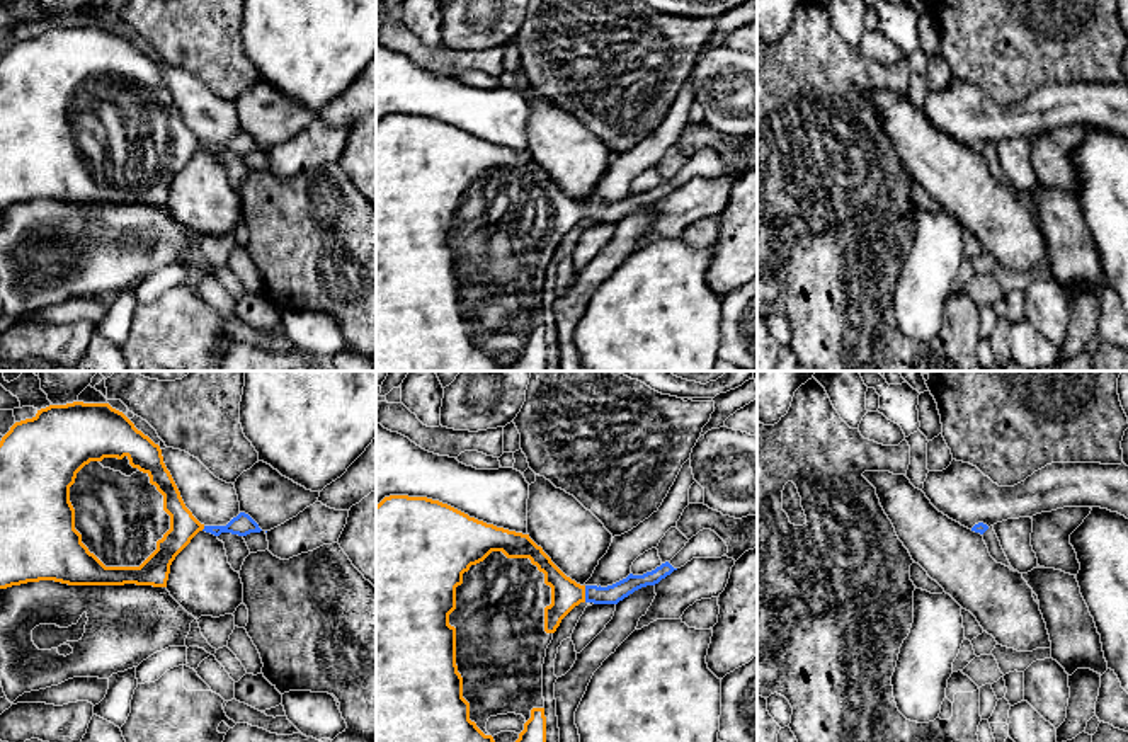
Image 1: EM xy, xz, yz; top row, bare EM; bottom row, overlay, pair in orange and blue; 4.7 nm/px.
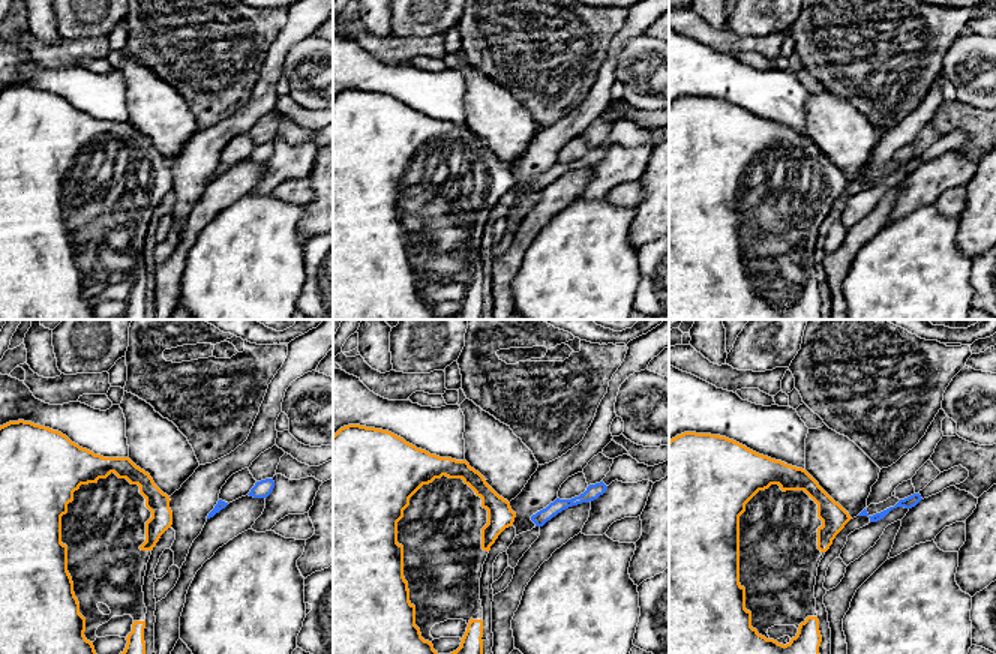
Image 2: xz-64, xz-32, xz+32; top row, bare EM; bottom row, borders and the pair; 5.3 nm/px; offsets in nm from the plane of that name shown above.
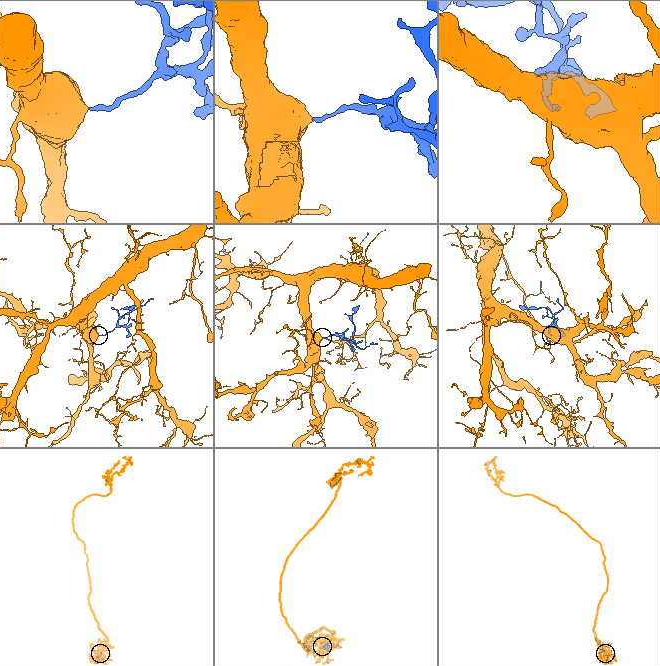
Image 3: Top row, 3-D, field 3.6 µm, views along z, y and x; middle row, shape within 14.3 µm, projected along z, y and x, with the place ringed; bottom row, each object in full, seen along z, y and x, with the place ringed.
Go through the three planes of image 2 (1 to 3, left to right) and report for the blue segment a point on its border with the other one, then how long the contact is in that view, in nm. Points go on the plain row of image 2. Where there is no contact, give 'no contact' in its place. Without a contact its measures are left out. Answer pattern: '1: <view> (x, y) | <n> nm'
1: no contact
2: no contact
3: no contact

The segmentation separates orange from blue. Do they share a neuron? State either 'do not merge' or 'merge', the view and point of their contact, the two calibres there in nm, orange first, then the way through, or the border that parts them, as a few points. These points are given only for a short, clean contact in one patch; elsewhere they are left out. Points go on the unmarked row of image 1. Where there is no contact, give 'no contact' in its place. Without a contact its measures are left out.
merge; contact xz (584, 213); calibres 140 and 90 nm; way xz (565, 213), (584, 213), (611, 213)

